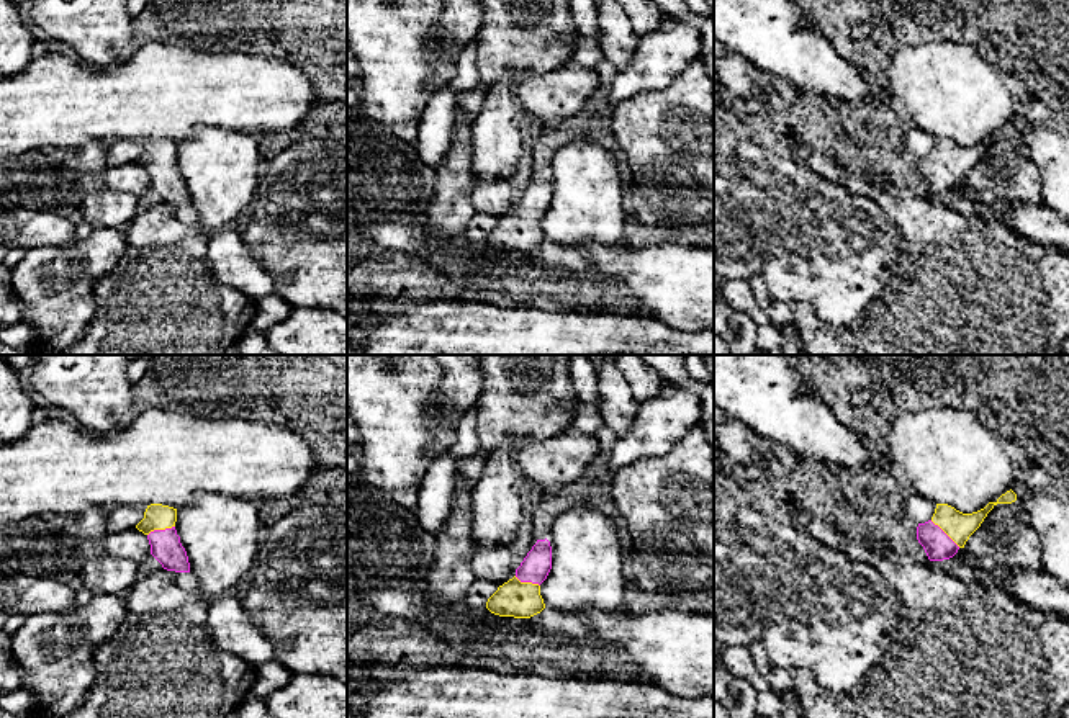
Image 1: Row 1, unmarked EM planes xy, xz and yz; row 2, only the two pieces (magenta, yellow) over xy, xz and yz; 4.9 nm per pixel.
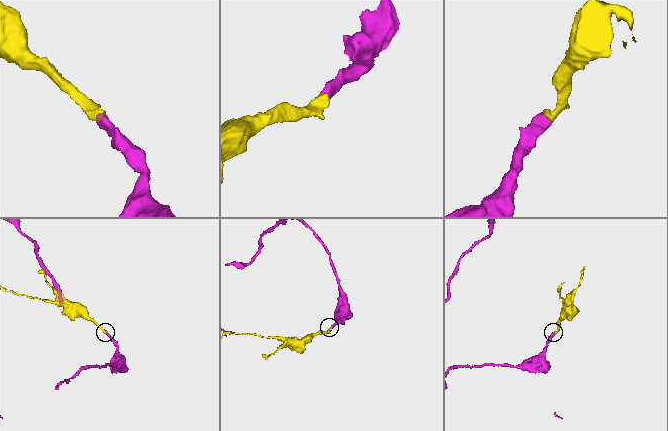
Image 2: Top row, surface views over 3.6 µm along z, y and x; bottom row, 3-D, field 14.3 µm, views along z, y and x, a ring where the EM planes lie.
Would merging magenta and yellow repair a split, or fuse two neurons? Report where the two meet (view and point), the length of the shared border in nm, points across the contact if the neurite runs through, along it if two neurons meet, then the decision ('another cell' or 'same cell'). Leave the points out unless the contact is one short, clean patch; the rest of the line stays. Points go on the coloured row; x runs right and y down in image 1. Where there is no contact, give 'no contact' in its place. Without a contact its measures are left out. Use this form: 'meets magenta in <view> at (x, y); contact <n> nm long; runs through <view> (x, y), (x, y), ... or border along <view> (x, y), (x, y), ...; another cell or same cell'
meets magenta in yz at (943, 532); contact 200 nm long; runs through yz (937, 545), (943, 532), (958, 525); same cell

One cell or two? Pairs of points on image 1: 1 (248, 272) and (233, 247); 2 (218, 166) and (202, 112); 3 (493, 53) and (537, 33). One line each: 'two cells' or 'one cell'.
1: one cell
2: two cells
3: one cell

